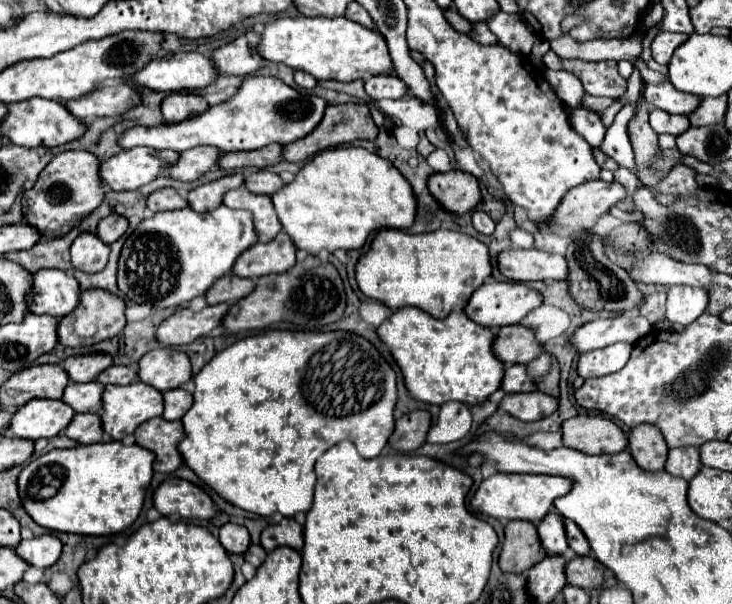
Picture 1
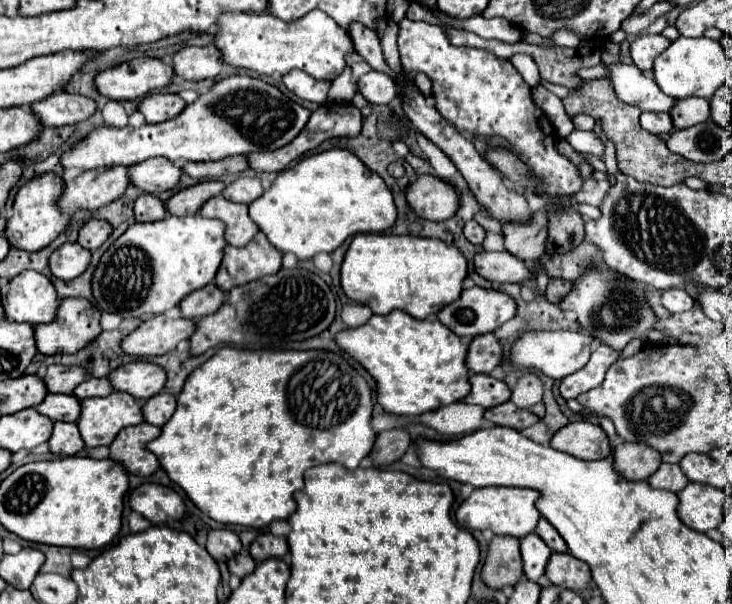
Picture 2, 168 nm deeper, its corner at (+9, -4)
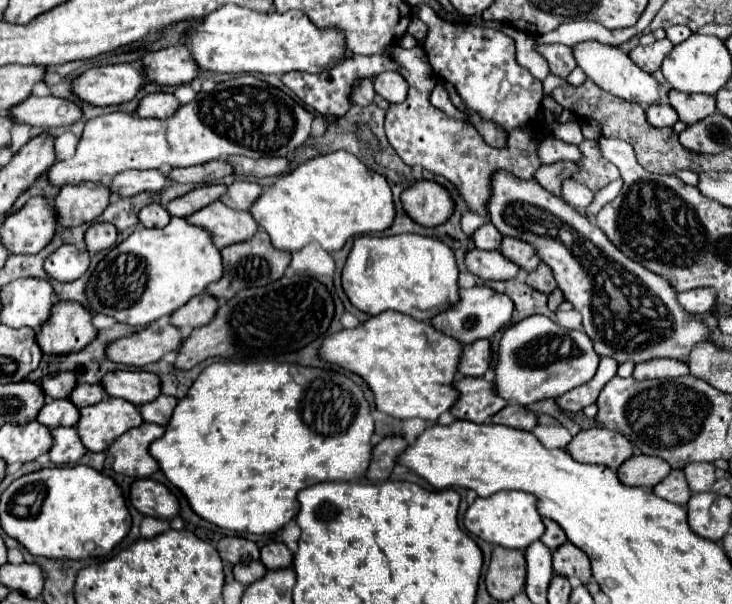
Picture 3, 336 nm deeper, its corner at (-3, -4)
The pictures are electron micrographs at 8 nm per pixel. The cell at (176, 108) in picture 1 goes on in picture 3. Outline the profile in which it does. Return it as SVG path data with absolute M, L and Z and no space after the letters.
M150 93L146 95L138 105L140 117L152 117L152 119L168 119L180 109L180 101L172 93Z

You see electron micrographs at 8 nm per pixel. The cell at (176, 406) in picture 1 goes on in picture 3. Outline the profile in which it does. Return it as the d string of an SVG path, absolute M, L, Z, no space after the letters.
M160 395L156 401L152 403L144 403L140 407L140 413L142 413L142 419L148 421L148 423L156 423L156 425L162 425L166 427L172 413L174 413L174 407L178 405L178 399L176 397L170 397L170 395Z

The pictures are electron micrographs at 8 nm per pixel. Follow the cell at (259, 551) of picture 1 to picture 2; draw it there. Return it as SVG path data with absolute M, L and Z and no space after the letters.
M240 553L240 555L236 555L236 557L232 557L232 559L228 561L228 571L230 571L232 575L238 575L240 579L246 577L248 573L252 573L254 567L256 567L254 559L252 559L250 555L246 555L246 553Z

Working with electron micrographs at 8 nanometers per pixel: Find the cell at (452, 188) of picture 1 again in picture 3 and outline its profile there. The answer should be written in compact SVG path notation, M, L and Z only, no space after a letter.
M416 181L402 193L406 213L424 227L446 223L454 213L454 199L450 191L436 181Z

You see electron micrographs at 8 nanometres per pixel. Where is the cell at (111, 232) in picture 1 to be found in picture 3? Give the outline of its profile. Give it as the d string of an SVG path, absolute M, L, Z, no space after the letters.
M94 223L90 225L90 229L86 231L86 247L90 253L98 253L104 249L114 247L116 243L116 235L118 229L112 223Z

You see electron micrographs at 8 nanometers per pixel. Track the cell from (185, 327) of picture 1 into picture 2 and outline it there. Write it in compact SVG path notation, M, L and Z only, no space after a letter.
M179 306L169 310L169 317L150 317L142 321L138 329L134 329L124 341L120 341L120 349L132 357L156 357L168 351L174 351L178 341L188 339L194 333L194 321L181 318Z

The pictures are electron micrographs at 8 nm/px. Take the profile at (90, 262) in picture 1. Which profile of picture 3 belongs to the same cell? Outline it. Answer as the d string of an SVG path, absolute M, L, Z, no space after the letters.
M62 245L44 263L46 273L56 281L76 281L86 273L90 265L90 253L80 251L76 245Z

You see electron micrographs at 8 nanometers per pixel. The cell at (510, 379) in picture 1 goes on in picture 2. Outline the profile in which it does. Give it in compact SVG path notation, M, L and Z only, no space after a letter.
M470 375L470 393L462 399L464 403L470 403L470 405L480 405L484 409L490 409L490 407L496 407L496 405L502 405L504 401L510 399L510 389L506 387L504 381L498 381L498 379L492 379L488 375Z

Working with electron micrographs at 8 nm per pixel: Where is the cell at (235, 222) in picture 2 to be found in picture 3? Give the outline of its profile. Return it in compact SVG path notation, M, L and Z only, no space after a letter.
M214 201L212 205L200 209L198 213L192 213L188 221L192 225L208 229L218 249L224 249L238 241L248 241L258 231L258 223L250 215L250 211L230 209L222 201Z

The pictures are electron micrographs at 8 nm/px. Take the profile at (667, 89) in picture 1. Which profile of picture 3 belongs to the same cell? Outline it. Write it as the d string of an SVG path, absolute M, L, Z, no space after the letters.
M578 43L574 47L574 57L578 65L584 69L584 73L604 91L626 99L634 101L642 107L650 107L656 103L662 103L666 97L660 89L660 83L646 71L642 71L638 65L632 63L632 59L620 49L620 47L610 47L610 45L600 45L600 43Z

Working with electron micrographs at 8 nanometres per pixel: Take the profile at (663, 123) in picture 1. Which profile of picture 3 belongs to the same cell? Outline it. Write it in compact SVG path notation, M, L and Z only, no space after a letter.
M668 103L648 107L646 115L648 115L648 123L654 127L672 127L678 121L678 113Z

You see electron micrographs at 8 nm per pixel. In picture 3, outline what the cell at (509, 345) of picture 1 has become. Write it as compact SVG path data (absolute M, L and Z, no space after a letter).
M480 339L464 347L458 371L468 377L480 377L486 375L486 369L490 369L490 365L492 365L492 345L488 339Z

